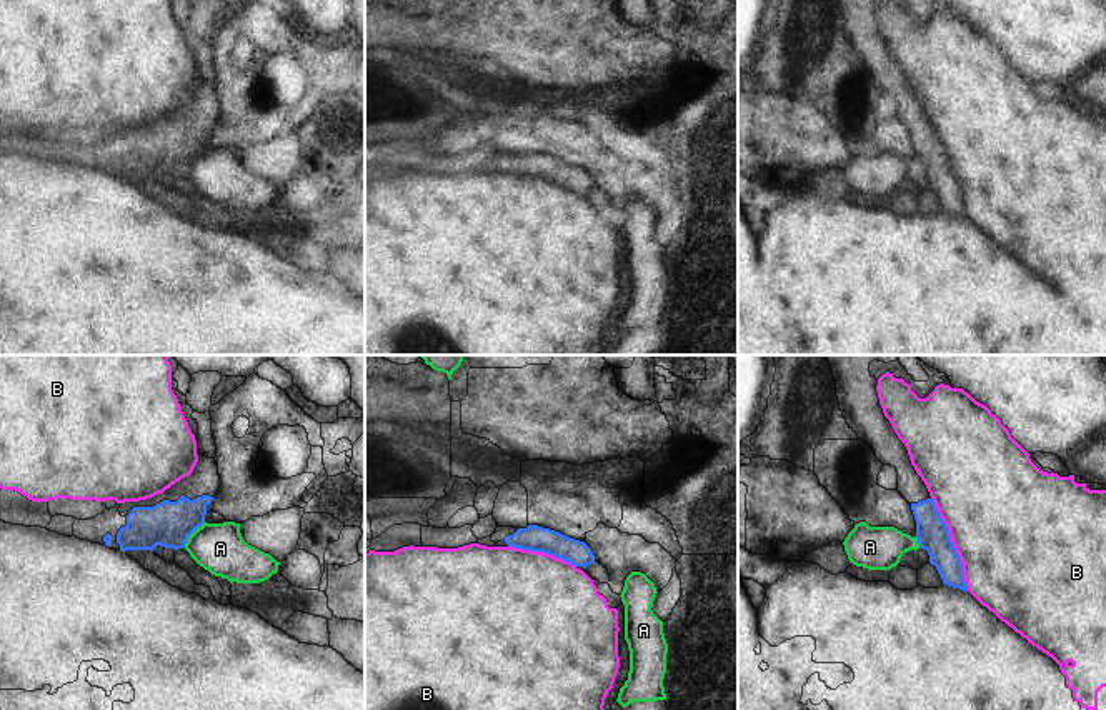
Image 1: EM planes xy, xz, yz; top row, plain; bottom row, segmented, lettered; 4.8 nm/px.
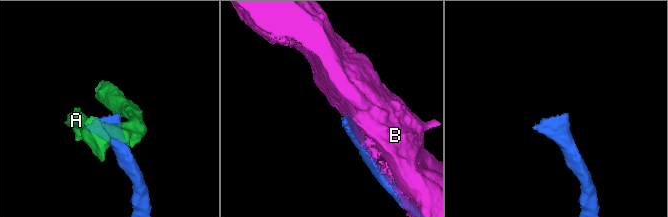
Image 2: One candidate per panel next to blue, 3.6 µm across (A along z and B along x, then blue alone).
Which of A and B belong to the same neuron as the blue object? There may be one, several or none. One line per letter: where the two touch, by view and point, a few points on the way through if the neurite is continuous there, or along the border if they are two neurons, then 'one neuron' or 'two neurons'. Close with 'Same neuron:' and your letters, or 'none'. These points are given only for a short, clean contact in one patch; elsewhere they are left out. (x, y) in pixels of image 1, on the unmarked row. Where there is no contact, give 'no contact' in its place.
A: meets blue in xy at (192, 159); border along xy (205, 149), (189, 164), (184, 174); two neurons
B: meets blue in yz at (951, 170); two neurons
Same neuron: none

